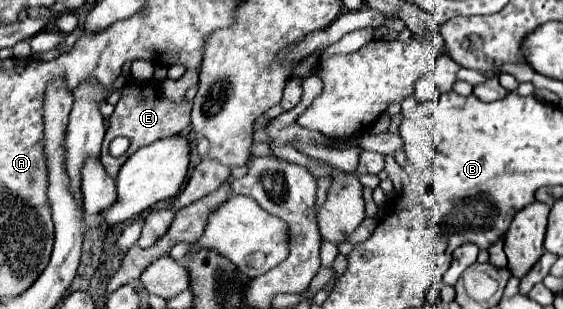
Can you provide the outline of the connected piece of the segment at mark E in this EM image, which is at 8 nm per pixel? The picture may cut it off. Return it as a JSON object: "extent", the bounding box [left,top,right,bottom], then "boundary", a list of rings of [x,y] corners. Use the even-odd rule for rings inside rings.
{"extent":[102,84,192,178],"boundary":[[[134,84],[126,94],[122,94],[122,98],[118,100],[116,104],[116,110],[114,114],[110,116],[110,128],[106,130],[106,136],[104,136],[104,142],[102,142],[102,164],[104,168],[108,170],[108,174],[112,178],[116,178],[120,166],[142,146],[146,144],[152,144],[160,138],[168,138],[168,136],[176,136],[180,134],[188,124],[190,124],[190,108],[192,104],[190,102],[182,102],[182,104],[176,104],[172,100],[168,100],[162,90],[158,90],[154,84]],[[116,136],[126,136],[130,138],[130,148],[124,156],[120,158],[114,158],[110,152],[108,152],[108,146],[110,142],[116,138]]]}

